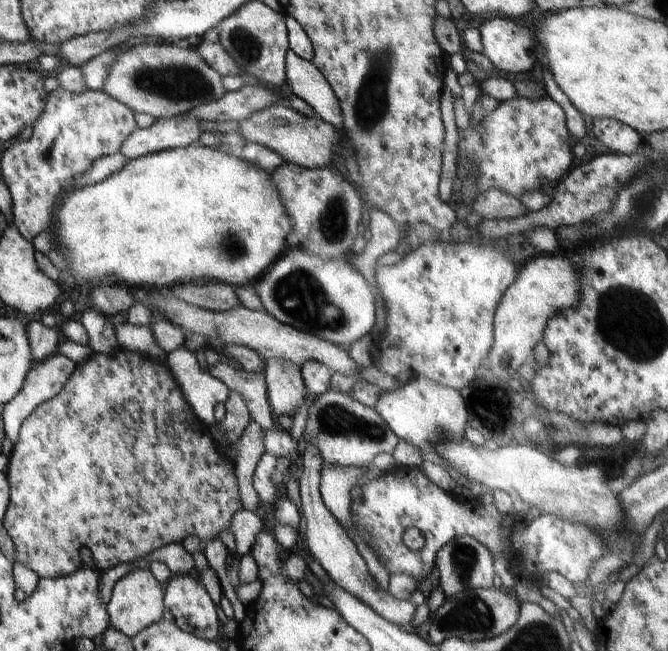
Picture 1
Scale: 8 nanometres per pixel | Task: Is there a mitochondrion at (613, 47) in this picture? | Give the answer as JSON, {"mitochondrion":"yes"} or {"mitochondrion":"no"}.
{"mitochondrion":"no"}

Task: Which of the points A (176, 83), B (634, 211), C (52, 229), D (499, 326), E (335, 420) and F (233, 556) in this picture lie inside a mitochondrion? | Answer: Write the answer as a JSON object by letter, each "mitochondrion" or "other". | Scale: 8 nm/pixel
{"A":"mitochondrion","B":"mitochondrion","C":"other","D":"other","E":"mitochondrion","F":"other"}

